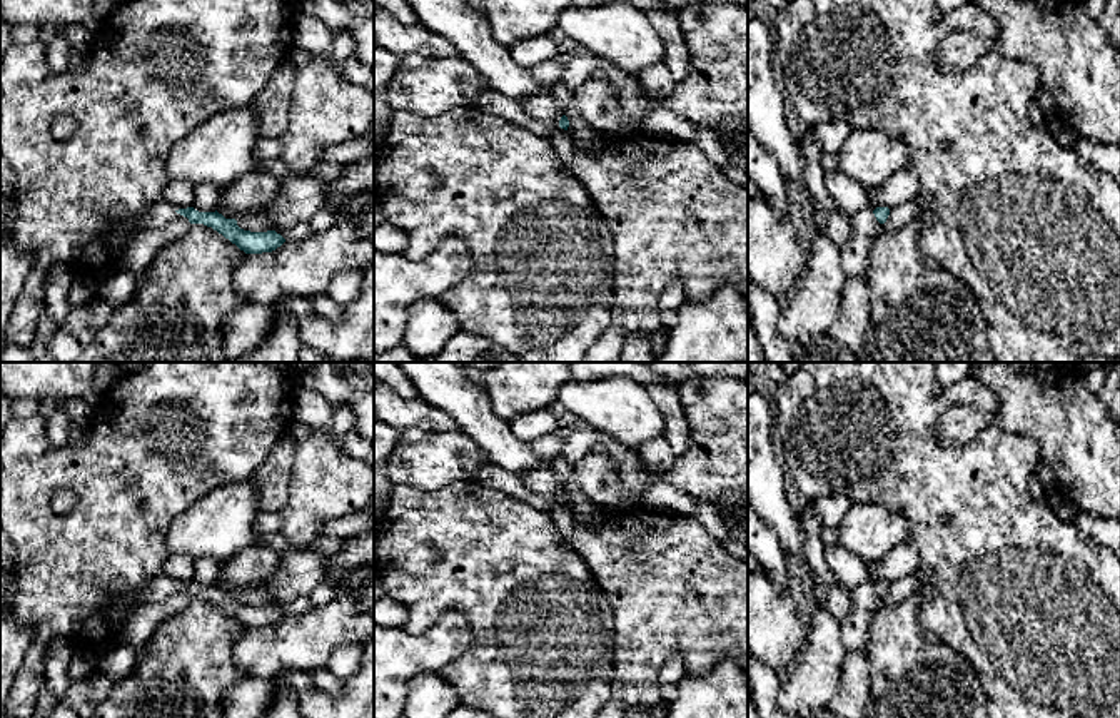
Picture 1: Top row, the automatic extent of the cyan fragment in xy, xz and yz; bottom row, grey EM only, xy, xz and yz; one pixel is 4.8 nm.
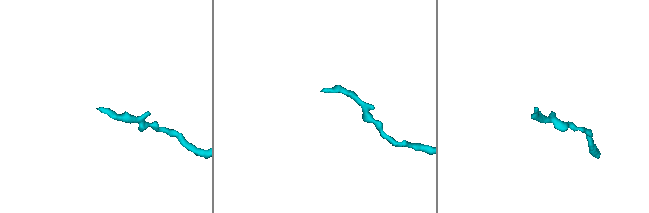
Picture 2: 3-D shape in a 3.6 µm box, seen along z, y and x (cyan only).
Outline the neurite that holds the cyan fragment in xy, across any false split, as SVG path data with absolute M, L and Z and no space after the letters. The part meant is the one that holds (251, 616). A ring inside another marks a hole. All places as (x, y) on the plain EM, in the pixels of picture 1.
M187 581L179 583L175 586L187 591L190 598L204 598L207 601L212 601L245 628L272 626L285 616L285 613L275 604L267 606L244 604L237 599L235 593L225 593L217 584L199 586L194 581Z

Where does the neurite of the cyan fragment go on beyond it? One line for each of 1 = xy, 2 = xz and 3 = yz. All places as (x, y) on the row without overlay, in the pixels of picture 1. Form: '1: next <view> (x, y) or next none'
1: next none
2: next none
3: next none

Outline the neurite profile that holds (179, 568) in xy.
M170 554L162 568L162 576L172 586L194 581L195 559L189 554Z

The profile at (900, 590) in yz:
M918 571L898 581L891 581L886 596L881 598L881 604L901 603L920 588L920 581L921 576Z

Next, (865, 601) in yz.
M861 583L851 589L851 606L848 614L840 621L841 640L848 650L866 655L868 628L881 598L871 583Z

